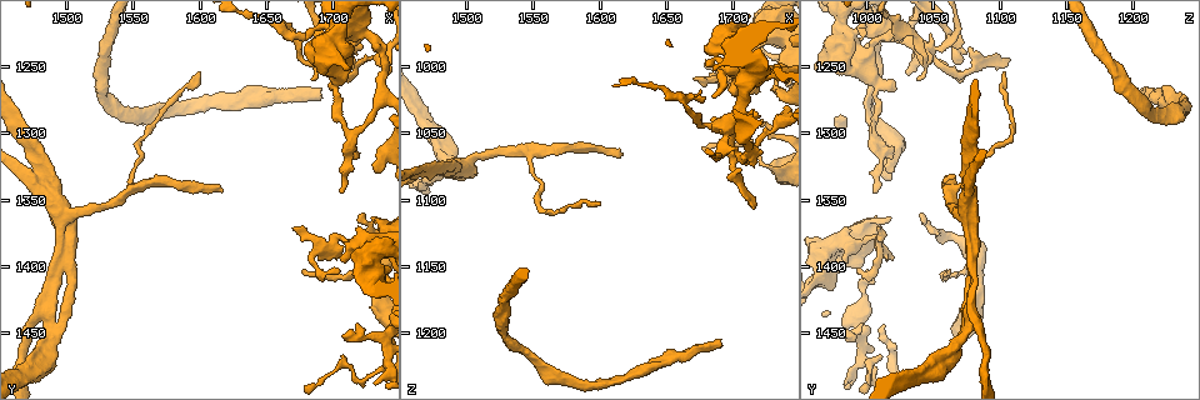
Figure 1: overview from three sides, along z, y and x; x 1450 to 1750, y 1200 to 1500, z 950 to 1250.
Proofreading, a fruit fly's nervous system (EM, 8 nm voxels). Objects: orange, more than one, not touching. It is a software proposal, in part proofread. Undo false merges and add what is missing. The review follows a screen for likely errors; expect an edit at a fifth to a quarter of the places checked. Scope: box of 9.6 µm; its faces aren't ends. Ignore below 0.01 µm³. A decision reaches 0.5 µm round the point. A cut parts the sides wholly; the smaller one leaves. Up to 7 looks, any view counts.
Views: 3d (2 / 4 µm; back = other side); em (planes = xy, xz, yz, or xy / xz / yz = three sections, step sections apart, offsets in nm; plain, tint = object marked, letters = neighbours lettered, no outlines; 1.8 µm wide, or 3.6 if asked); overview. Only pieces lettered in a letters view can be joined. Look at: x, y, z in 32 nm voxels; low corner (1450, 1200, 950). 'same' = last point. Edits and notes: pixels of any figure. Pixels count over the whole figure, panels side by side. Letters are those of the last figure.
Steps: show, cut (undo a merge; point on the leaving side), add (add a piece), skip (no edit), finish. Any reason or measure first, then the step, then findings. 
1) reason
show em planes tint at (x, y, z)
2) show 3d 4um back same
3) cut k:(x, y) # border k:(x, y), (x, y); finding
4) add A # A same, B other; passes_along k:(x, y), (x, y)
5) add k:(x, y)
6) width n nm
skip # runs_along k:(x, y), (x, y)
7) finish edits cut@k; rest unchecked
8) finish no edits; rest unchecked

show em planes plain at (1496, 1362, 1076)

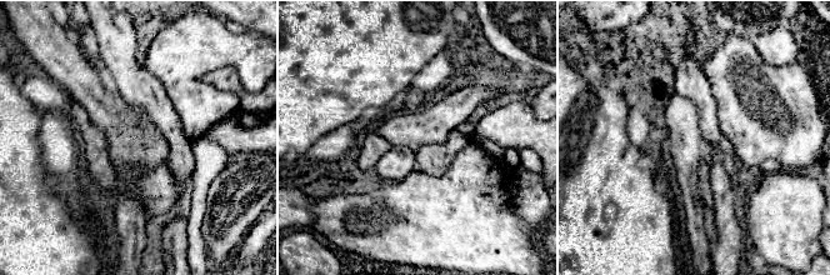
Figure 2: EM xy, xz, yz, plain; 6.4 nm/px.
show em planes tint same

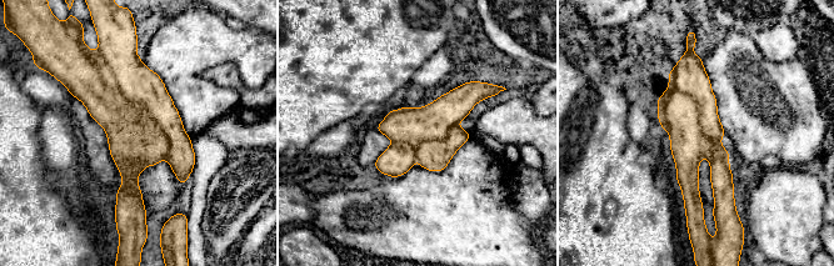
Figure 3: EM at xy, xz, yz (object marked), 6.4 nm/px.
show em planes letters same

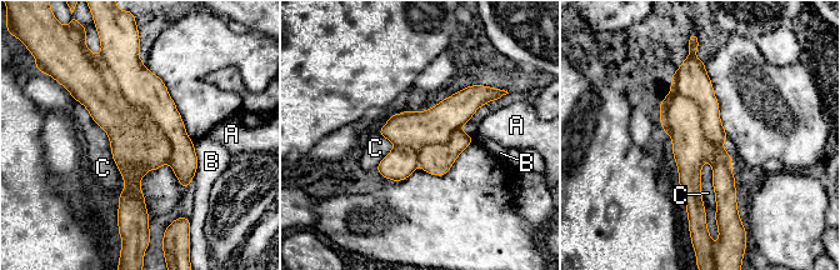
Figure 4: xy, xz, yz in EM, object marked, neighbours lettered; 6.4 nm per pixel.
cut 4:(138, 145) # A other, B other, C other; part_leaving 4:(104, 75), (133, 135), (134, 215); a second neuron is stuck on

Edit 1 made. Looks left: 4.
abrupt turn
show em 3.6um planes letters at (1708, 1230, 1066)

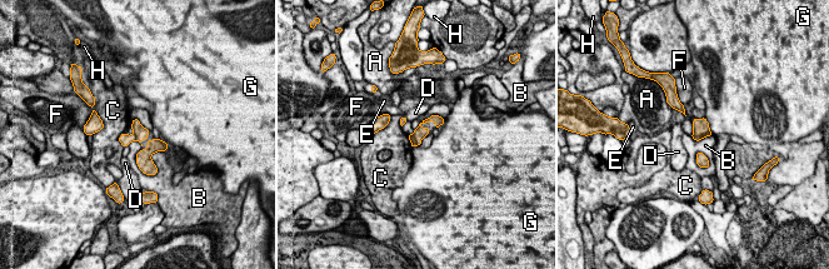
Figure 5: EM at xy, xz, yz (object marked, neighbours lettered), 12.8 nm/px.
width 170 nm
cut 5:(419, 133) # A other, B other, C other, D other, E other, F other, G other, H other; border 5:(411, 134), (418, 144); two neurons meet here

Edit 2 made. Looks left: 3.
finish edits cut@4, cut@5; rest unchecked

